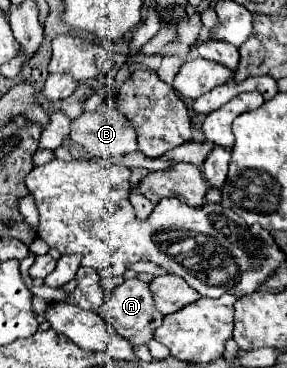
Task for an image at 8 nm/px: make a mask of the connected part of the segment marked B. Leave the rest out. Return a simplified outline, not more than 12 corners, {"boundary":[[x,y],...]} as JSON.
{"boundary":[[97,108],[71,122],[83,158],[137,150],[135,126]]}

